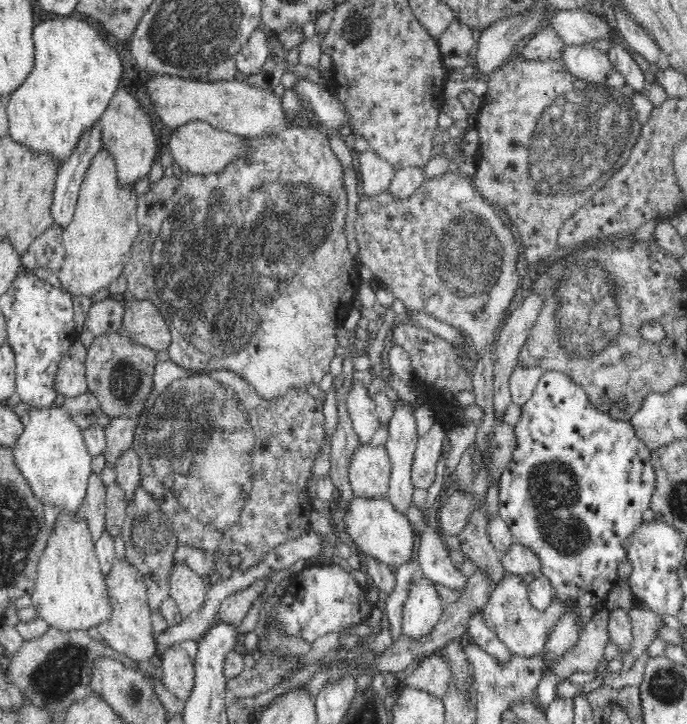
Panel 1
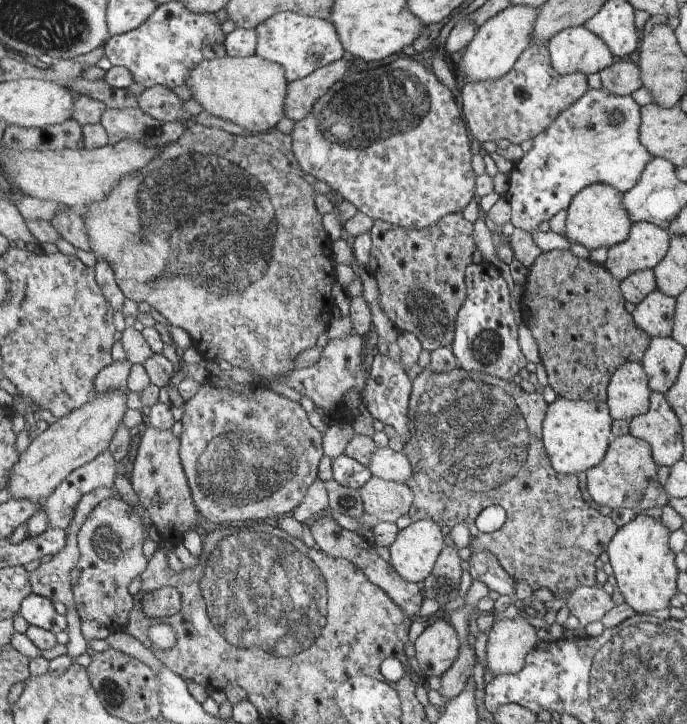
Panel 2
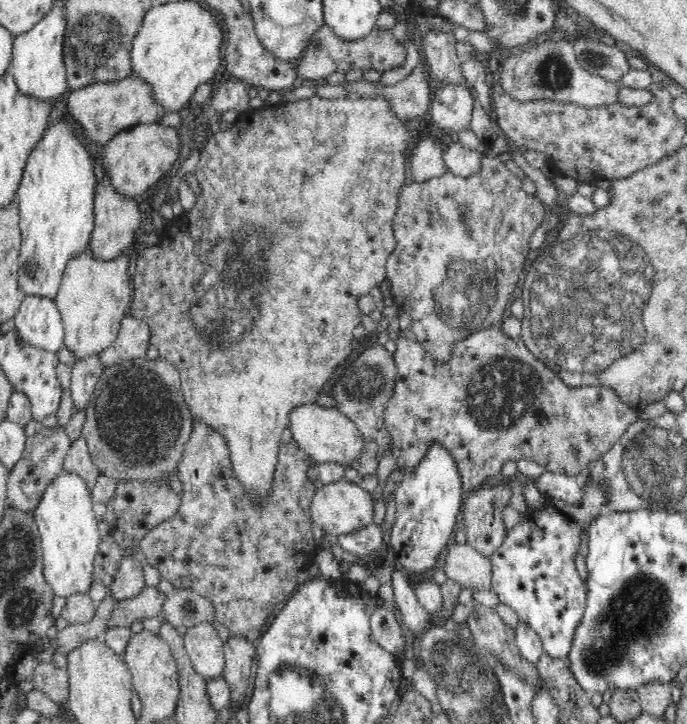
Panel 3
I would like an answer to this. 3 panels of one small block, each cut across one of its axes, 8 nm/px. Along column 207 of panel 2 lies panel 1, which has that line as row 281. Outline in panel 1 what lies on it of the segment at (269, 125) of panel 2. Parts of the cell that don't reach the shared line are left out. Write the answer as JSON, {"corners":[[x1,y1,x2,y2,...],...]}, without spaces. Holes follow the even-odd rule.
{"corners":[[105,149,100,150,92,158,88,170,81,182,78,202,74,211,74,219,66,229,58,229,54,225,30,244,27,254,22,259,22,265,28,270,38,268,50,269,59,278,64,289,74,298,82,296,93,297,102,288,110,286,114,280,122,276,124,268,131,256,133,239,139,236,137,220,138,198,132,185,117,183,117,172,113,157]]}

